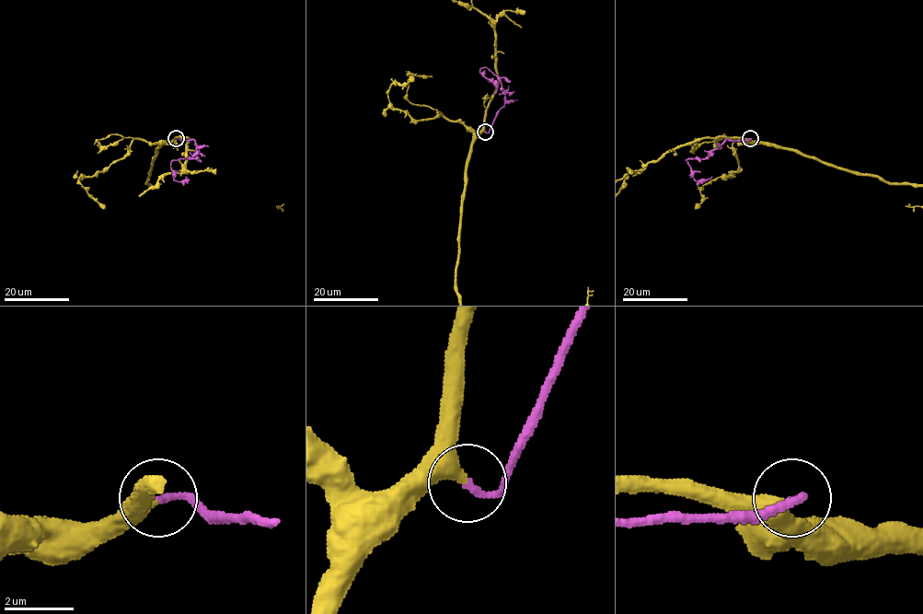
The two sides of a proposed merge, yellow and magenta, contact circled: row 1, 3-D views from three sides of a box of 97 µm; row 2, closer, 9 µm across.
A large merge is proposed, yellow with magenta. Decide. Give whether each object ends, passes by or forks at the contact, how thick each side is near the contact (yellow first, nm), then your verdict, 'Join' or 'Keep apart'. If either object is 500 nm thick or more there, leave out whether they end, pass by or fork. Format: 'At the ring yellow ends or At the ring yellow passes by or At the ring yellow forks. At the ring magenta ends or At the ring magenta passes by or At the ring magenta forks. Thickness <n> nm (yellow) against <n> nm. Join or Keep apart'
At the ring yellow ends. At the ring magenta ends. Thickness 420 nm (yellow) against 200 nm. Join

